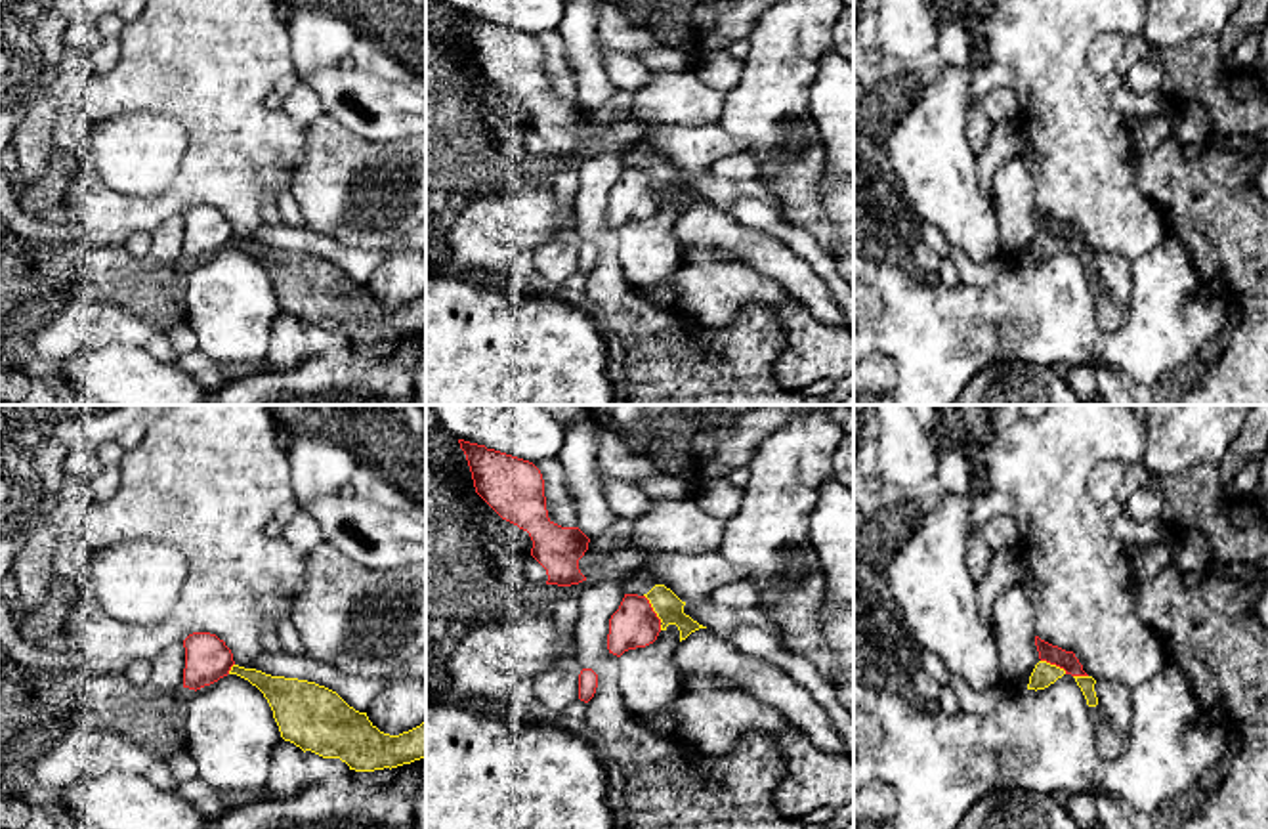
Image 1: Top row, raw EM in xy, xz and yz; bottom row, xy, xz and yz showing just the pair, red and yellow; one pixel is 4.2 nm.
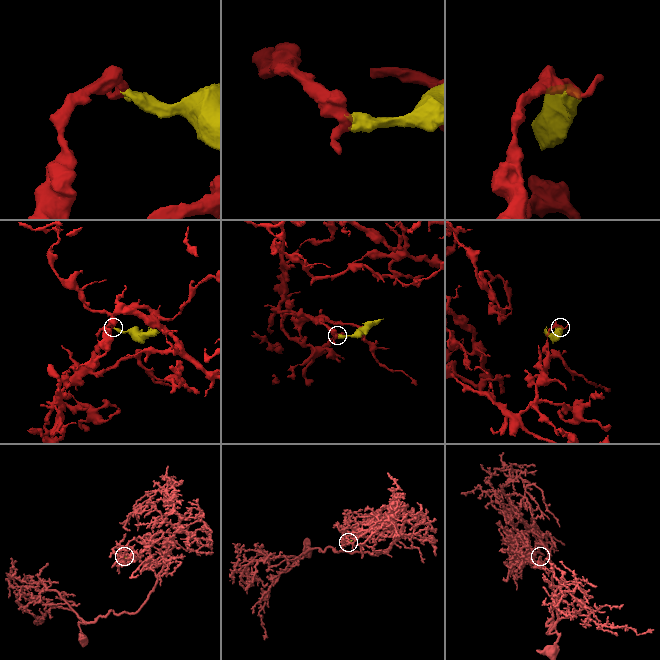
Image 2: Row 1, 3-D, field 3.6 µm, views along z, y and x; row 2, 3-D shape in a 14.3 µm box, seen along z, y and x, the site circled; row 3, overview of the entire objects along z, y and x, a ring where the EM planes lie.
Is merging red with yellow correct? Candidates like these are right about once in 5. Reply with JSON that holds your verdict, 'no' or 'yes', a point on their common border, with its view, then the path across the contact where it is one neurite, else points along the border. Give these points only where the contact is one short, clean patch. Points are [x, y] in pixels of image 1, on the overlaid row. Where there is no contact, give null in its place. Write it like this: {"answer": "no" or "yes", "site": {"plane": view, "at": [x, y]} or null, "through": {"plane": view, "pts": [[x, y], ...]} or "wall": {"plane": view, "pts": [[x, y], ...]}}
{"answer": "no", "site": {"plane": "xz", "at": [652, 608]}, "wall": {"plane": "xz", "pts": [[644, 595], [661, 621]]}}

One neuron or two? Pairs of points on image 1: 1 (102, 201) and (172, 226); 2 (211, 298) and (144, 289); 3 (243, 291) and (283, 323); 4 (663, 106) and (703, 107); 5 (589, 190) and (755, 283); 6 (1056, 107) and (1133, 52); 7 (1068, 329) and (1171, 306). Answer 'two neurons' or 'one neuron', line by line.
1: two neurons
2: two neurons
3: two neurons
4: one neuron
5: two neurons
6: two neurons
7: one neuron

